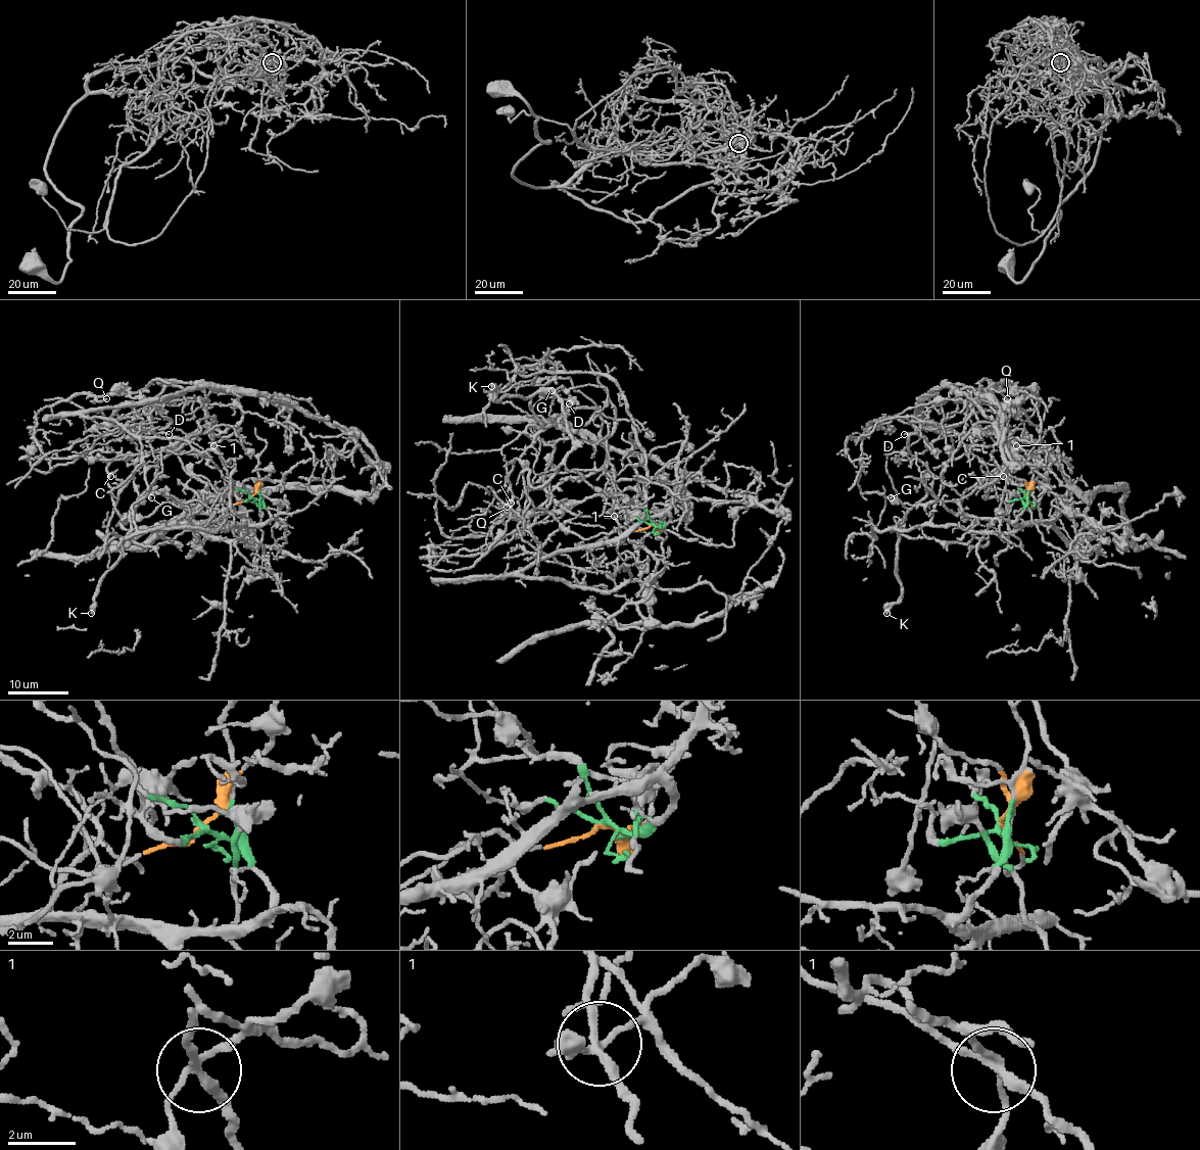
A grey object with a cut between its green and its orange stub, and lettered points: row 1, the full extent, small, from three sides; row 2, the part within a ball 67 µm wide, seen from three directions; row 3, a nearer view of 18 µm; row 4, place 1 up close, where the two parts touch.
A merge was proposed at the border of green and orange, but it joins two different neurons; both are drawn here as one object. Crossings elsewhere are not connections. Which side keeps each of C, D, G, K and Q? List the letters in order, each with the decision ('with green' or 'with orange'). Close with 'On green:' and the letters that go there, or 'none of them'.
C: with orange
D: with green
G: with orange
K: with orange
Q: with green
On green: D, Q

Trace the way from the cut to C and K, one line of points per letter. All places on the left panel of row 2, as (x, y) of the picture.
C: (250, 496), (222, 510), (159, 491), (123, 519), (110, 476)
K: (250, 496), (222, 510), (145, 497), (124, 519), (129, 537), (173, 540), (135, 528), (92, 614)

